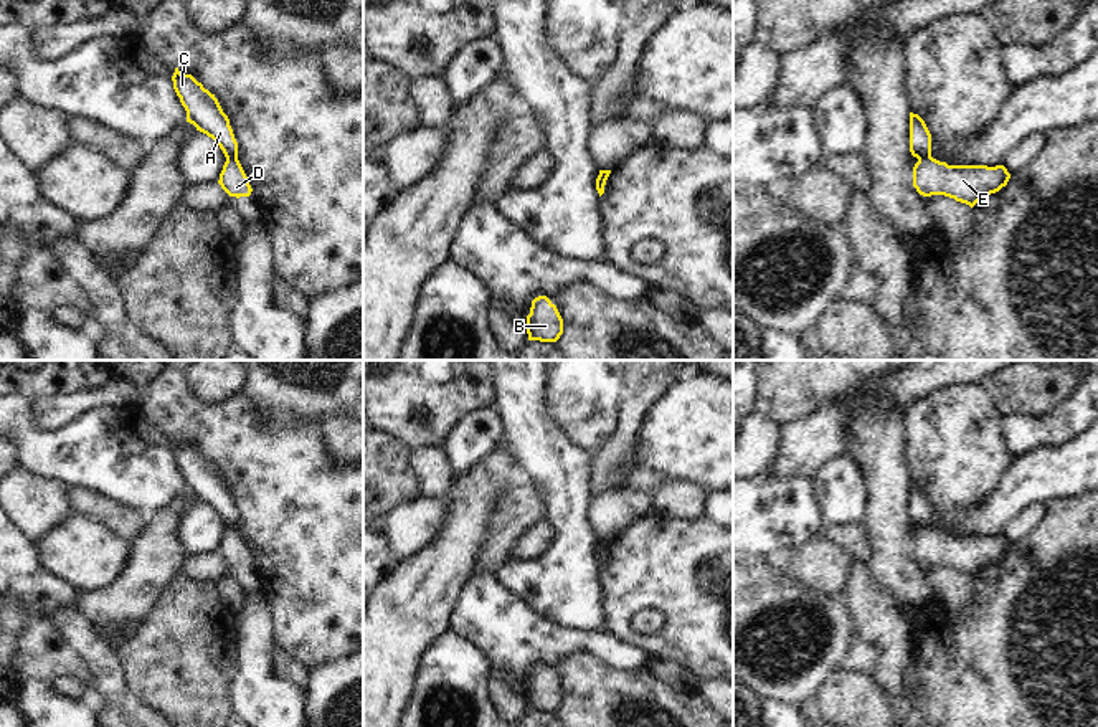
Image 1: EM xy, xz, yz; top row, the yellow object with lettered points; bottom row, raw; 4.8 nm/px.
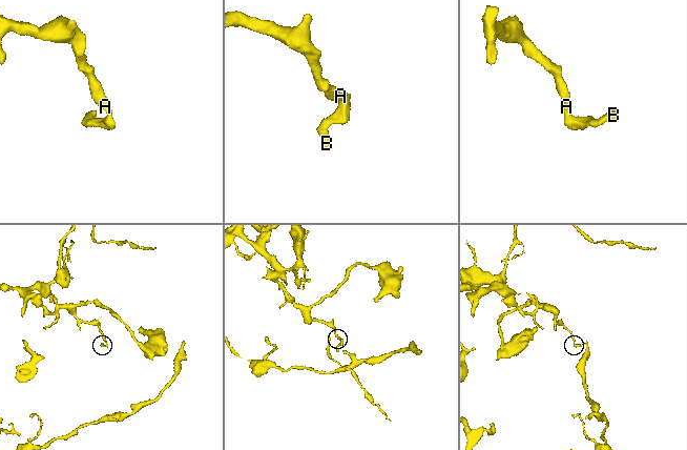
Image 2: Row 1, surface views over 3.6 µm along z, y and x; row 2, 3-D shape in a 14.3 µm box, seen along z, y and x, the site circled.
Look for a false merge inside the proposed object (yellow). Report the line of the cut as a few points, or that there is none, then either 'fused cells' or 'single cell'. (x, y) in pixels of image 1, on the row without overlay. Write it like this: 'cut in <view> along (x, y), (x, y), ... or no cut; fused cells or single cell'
cut in yz along (932, 527), (918, 529); fused cells

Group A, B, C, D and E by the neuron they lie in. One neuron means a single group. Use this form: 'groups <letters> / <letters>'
groups A C / B D E

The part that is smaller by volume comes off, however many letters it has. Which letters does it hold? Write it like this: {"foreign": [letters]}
{"foreign": ["B", "D", "E"]}

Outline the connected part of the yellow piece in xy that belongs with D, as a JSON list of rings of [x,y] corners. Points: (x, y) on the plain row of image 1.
[[[226,529],[218,554],[230,567],[249,567],[253,558],[238,529]]]

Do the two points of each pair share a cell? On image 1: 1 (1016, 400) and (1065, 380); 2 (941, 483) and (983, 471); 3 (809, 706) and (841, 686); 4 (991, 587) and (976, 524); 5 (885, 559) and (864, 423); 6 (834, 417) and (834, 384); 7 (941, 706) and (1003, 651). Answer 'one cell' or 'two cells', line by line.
1: one cell
2: one cell
3: two cells
4: two cells
5: one cell
6: two cells
7: one cell

